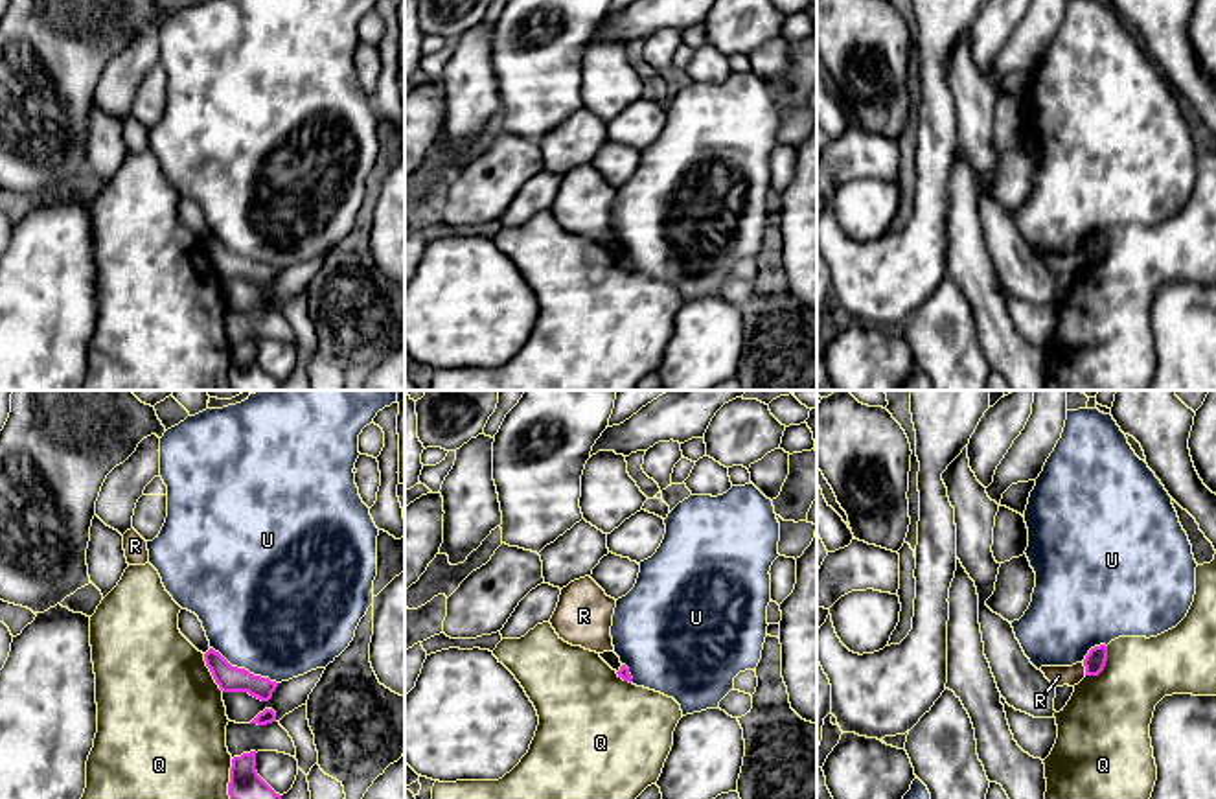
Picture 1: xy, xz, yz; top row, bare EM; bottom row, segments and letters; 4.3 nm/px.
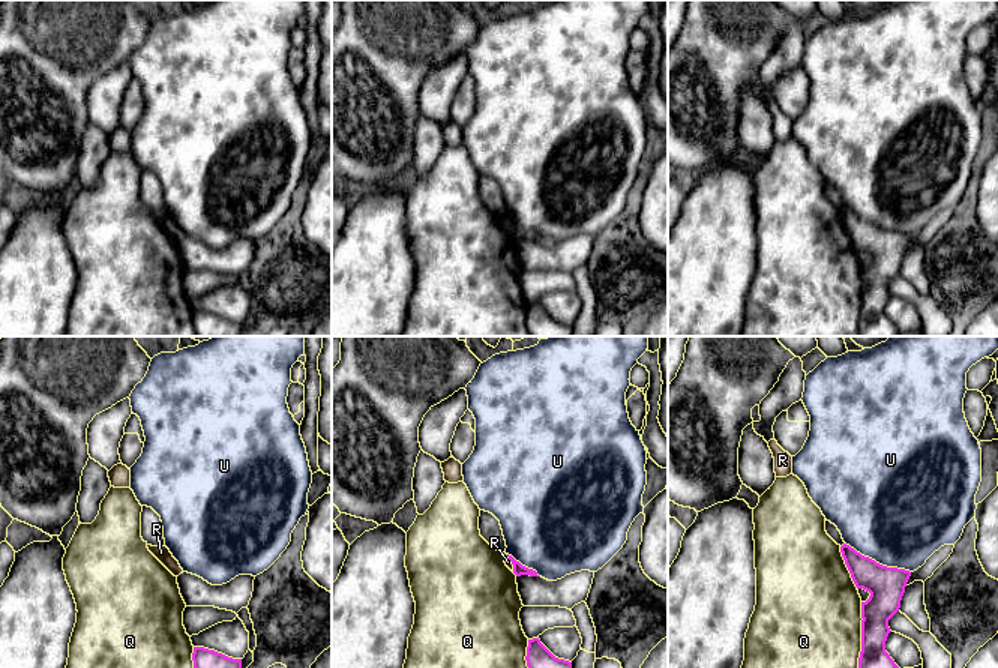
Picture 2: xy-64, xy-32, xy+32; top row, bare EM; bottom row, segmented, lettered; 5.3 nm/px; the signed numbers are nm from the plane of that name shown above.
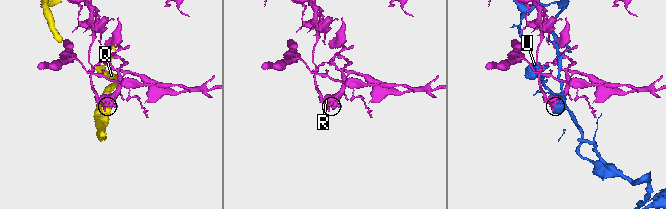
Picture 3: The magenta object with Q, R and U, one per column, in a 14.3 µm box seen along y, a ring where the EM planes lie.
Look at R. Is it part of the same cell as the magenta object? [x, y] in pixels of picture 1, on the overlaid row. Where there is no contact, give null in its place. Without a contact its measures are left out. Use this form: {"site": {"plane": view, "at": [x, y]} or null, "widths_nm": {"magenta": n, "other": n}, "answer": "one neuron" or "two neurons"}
{"site": {"plane": "yz", "at": [1086, 669]}, "widths_nm": {"magenta": 90, "other": 90}, "answer": "two neurons"}

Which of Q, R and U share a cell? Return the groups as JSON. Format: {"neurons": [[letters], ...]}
{"neurons": [["Q"], ["R"], ["U"]]}

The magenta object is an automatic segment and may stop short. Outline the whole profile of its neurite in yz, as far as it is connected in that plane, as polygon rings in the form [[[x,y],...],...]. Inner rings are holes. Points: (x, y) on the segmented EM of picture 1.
[[[1100,644],[1089,650],[1089,654],[1084,659],[1085,676],[1098,676],[1107,661],[1107,646]]]

